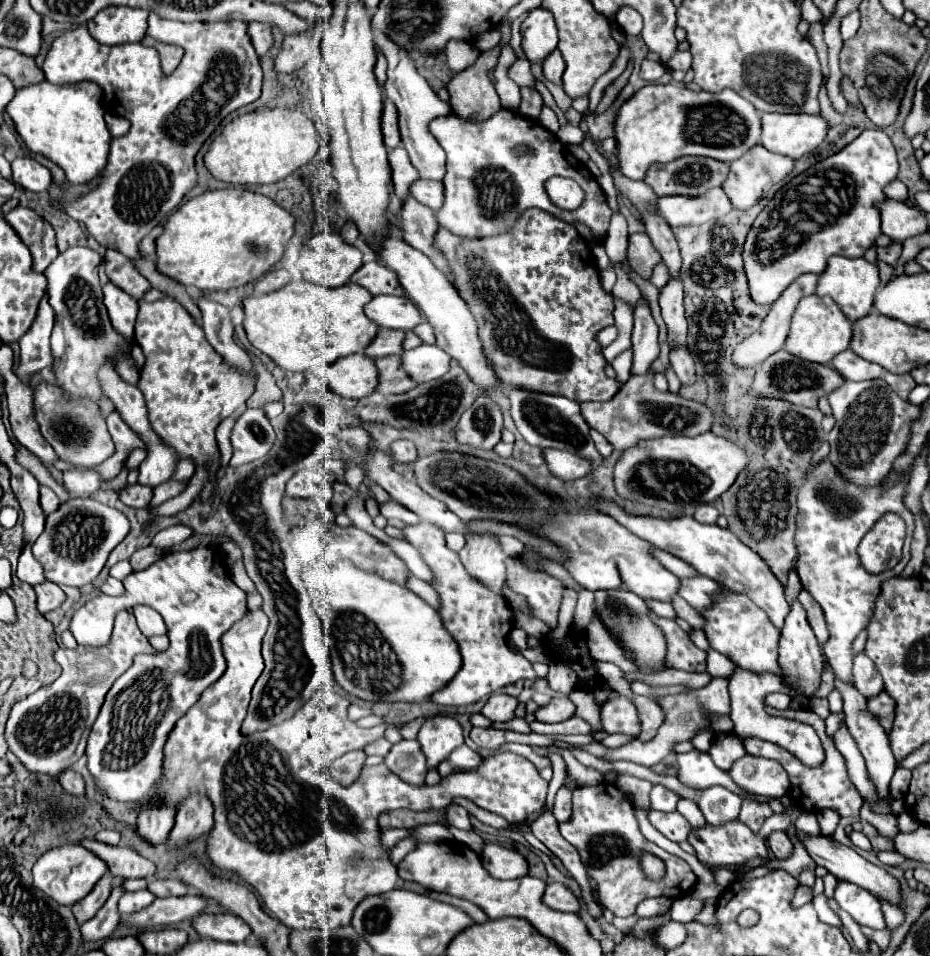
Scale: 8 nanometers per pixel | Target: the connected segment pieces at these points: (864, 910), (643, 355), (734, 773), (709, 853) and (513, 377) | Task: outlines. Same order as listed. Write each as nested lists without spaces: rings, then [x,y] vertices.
[[[840,880],[834,890],[834,900],[840,904],[842,910],[846,910],[858,924],[882,930],[886,928],[880,902],[870,894],[864,892],[864,888],[856,888],[856,884]]]
[[[644,296],[636,302],[634,310],[634,328],[632,328],[632,350],[634,364],[632,374],[646,374],[650,364],[658,358],[658,324],[652,318],[650,304]]]
[[[746,754],[734,762],[730,776],[742,790],[756,796],[786,796],[790,788],[784,768],[768,758]]]
[[[793,806],[785,809],[781,814],[775,813],[767,818],[758,834],[754,834],[748,826],[744,826],[740,820],[736,820],[736,822],[728,822],[728,824],[724,824],[724,826],[710,826],[710,824],[708,824],[708,826],[704,826],[704,828],[692,830],[690,836],[688,836],[688,842],[694,846],[697,859],[712,870],[717,870],[719,865],[738,866],[738,864],[744,864],[746,860],[754,858],[754,856],[766,856],[766,854],[768,854],[764,840],[770,836],[774,829],[787,830],[801,815],[800,809],[799,812],[797,808],[793,812],[792,810]]]
[[[530,208],[518,216],[508,232],[488,238],[462,238],[440,226],[434,246],[444,252],[454,276],[454,288],[478,322],[482,350],[504,384],[528,392],[566,396],[574,402],[608,402],[618,394],[622,382],[604,374],[606,358],[596,342],[596,332],[614,324],[612,296],[600,284],[600,270],[588,242],[572,224],[544,210]]]

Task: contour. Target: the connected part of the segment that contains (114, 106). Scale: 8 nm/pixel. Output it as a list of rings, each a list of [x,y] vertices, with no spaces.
[[[152,12],[148,24],[148,36],[156,38],[158,42],[168,42],[184,48],[184,56],[178,68],[166,78],[162,78],[160,58],[154,48],[146,48],[142,44],[102,46],[90,36],[86,26],[62,32],[52,42],[42,64],[46,80],[52,84],[72,84],[78,80],[96,82],[104,92],[104,108],[132,122],[130,132],[126,136],[114,138],[110,142],[108,162],[104,166],[104,172],[100,172],[98,176],[98,186],[70,202],[58,200],[54,202],[54,206],[62,208],[70,218],[84,224],[88,234],[104,248],[132,252],[134,258],[140,258],[138,242],[142,240],[142,236],[146,236],[154,226],[166,220],[168,214],[172,214],[178,208],[184,194],[196,186],[194,156],[200,150],[202,142],[220,126],[224,116],[238,110],[240,106],[254,102],[260,96],[262,86],[260,60],[252,48],[252,42],[248,40],[244,22],[228,20],[212,24],[186,24],[176,20],[164,20]]]

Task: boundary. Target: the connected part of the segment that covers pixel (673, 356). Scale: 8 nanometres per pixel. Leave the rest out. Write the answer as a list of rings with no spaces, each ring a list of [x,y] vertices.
[[[672,348],[670,350],[670,366],[674,368],[674,372],[676,372],[676,376],[680,378],[682,384],[696,382],[694,358],[688,352],[688,348]]]

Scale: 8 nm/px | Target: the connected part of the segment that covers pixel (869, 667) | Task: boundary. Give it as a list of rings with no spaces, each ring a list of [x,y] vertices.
[[[860,652],[854,658],[854,668],[852,668],[852,676],[854,676],[854,684],[860,690],[860,694],[864,694],[866,698],[874,698],[884,690],[882,684],[882,676],[876,672],[874,664],[868,662],[868,656],[864,656],[864,652]]]

